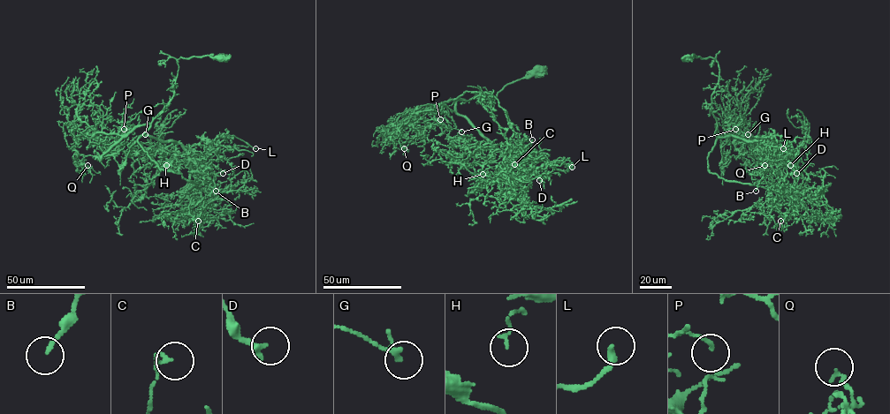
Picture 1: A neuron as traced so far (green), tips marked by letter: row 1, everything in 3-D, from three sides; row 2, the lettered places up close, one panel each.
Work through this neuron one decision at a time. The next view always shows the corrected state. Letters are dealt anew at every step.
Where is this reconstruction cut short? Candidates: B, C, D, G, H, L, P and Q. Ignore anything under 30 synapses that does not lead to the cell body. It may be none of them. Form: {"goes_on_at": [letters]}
{"goes_on_at": []}

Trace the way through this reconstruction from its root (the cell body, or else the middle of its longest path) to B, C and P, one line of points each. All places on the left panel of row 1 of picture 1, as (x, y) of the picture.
B: (223, 57), (180, 57), (172, 98), (140, 137), (151, 136), (178, 142), (197, 169), (213, 181), (216, 191)
C: (223, 57), (180, 57), (172, 98), (140, 137), (180, 144), (187, 196), (209, 224), (198, 221)
P: (223, 57), (180, 57), (171, 101), (150, 124), (137, 125), (116, 142), (122, 135), (120, 128), (124, 129)

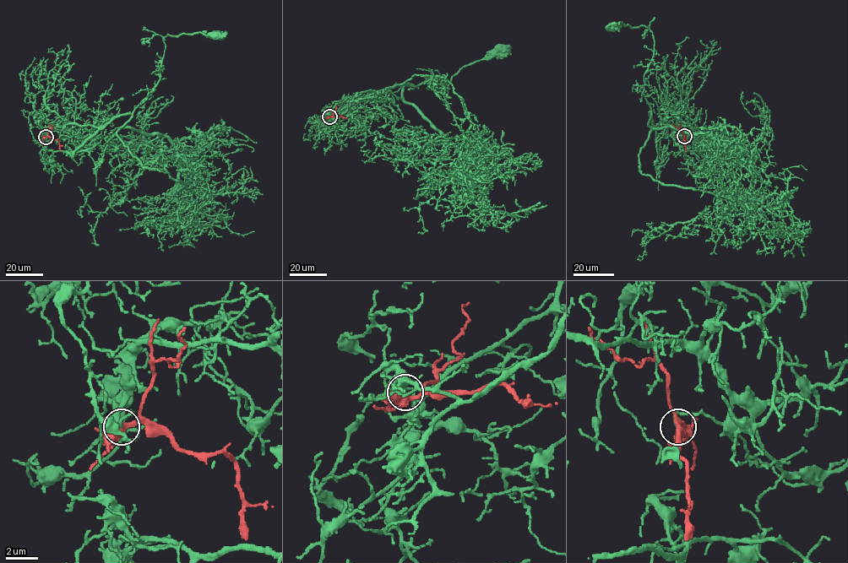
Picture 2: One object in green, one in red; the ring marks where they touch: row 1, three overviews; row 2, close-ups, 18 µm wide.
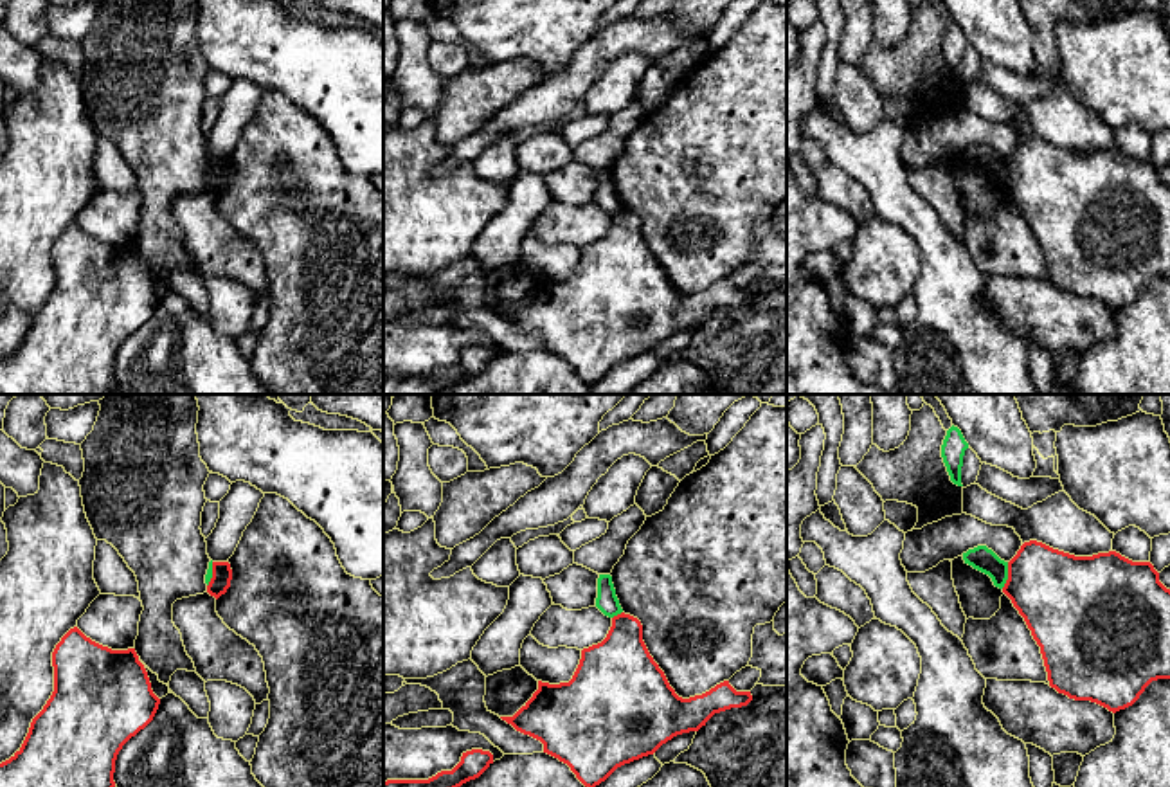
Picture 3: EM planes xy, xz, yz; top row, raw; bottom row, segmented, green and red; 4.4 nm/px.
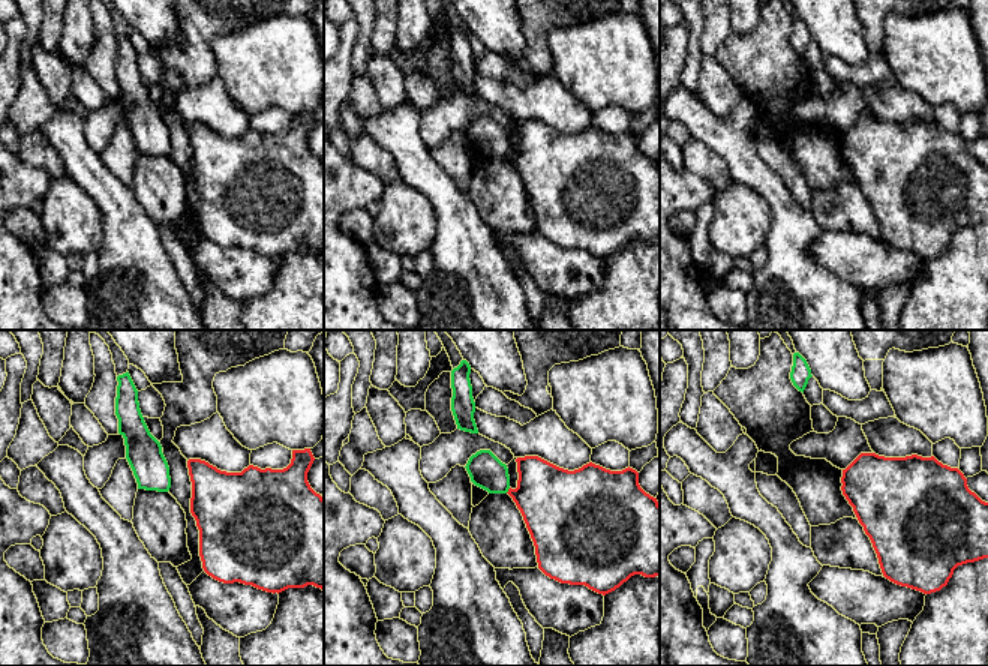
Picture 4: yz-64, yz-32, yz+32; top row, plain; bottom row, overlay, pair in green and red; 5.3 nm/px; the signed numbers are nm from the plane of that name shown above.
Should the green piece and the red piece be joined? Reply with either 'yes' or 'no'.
no

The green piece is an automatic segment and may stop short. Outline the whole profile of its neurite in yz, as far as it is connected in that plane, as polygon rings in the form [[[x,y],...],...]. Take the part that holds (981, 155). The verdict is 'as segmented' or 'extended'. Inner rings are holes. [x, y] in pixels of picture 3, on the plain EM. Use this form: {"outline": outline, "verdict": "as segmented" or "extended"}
{"outline": [[[977,142],[963,149],[965,160],[974,166],[988,171],[995,184],[1003,185],[1008,176],[1008,158],[1001,157],[992,146],[986,142]]], "verdict": "as segmented"}

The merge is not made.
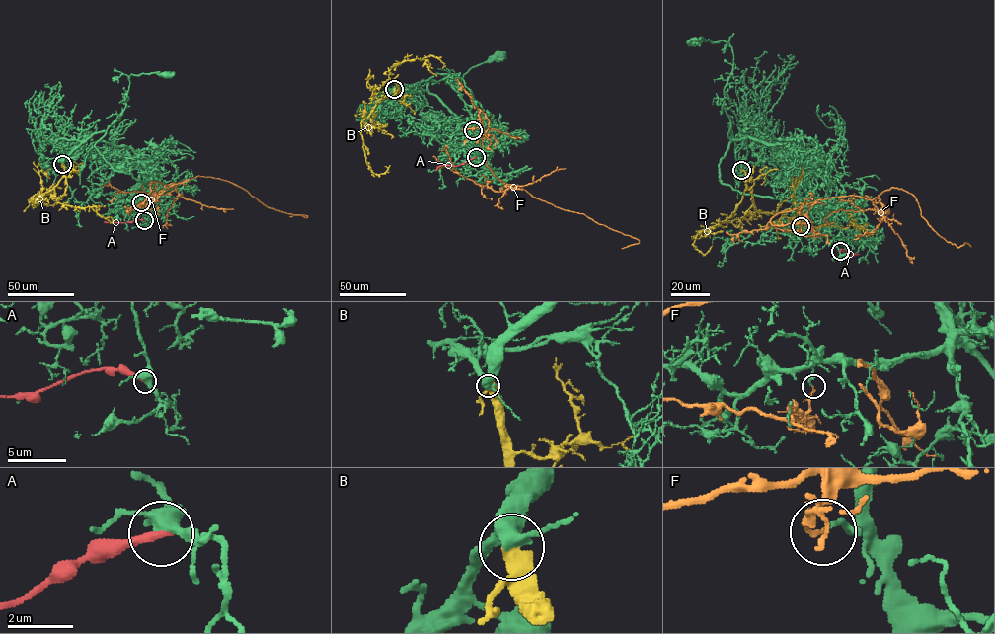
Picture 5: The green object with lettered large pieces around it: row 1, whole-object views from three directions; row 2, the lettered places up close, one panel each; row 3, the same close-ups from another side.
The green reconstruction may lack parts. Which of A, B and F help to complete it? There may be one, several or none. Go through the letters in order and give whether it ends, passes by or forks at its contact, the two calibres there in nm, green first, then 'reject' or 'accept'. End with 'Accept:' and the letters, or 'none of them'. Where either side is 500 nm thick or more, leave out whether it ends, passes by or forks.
A: it ends there; 360 nm thick on the green side, 280 nm on the other; reject
B: 360 nm thick on the green side, 550 nm on the other; accept
F: it ends there; 100 nm thick on the green side, 140 nm on the other; reject
Accept: B

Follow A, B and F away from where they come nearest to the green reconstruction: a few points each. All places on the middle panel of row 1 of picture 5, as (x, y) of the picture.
A: (476, 157), (456, 166), (440, 165), (435, 171)
B: (394, 89), (396, 93), (378, 101), (361, 122), (367, 165), (376, 174), (388, 169), (385, 166)
F: (473, 130), (480, 127), (479, 109), (481, 151), (496, 176), (639, 242), (622, 248)

